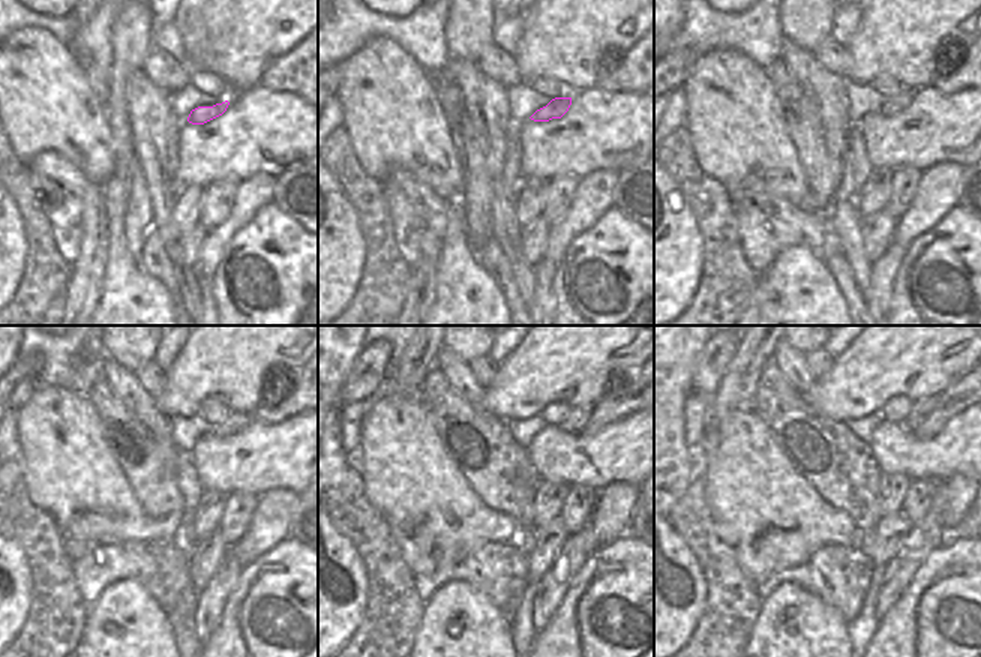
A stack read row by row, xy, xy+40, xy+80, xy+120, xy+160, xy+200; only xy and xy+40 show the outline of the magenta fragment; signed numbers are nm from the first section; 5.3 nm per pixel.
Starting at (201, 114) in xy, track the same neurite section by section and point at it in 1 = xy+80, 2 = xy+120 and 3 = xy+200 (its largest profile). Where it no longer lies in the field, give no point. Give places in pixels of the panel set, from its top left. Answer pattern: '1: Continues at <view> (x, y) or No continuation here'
1: Continues at xy+80 (893, 105)
2: Continues at xy+120 (236, 422)
3: Continues at xy+200 (920, 410).

